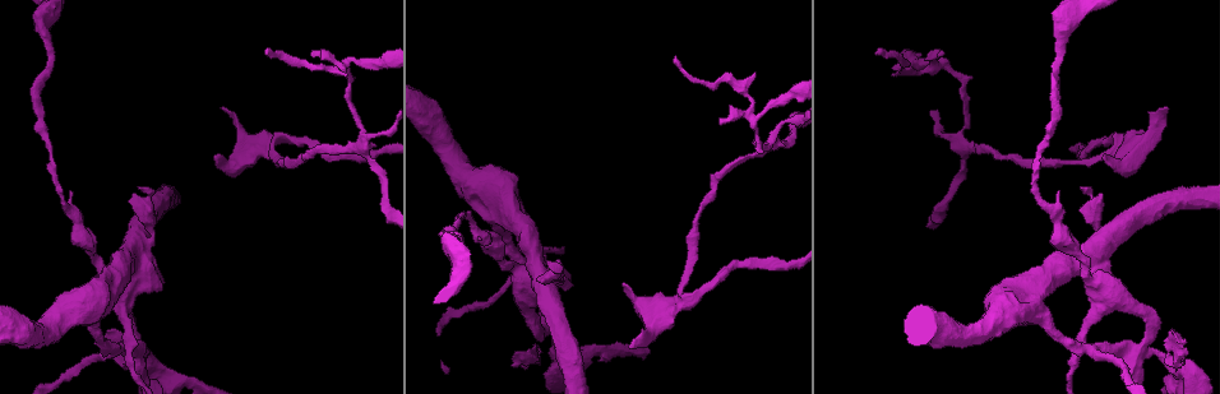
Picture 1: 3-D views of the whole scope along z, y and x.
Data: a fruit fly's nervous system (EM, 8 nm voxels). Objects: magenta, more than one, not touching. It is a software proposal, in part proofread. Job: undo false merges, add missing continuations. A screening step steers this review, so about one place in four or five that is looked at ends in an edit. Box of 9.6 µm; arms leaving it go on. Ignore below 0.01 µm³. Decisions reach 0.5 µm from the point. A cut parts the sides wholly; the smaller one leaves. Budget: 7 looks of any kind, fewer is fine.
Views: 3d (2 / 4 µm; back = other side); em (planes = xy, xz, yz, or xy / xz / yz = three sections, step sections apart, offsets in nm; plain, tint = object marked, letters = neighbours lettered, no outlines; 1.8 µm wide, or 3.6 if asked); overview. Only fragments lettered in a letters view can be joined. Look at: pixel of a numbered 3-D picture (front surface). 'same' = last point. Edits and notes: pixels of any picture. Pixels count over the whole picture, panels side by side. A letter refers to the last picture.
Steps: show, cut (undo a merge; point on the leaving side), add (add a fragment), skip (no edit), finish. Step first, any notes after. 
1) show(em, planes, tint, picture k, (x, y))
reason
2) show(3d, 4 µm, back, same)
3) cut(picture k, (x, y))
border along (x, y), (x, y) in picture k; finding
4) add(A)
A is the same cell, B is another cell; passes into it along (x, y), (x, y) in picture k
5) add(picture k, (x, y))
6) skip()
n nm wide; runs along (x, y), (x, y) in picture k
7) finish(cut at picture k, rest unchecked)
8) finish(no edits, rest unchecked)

show(em, planes, plain, picture 1, (267, 54))
free end

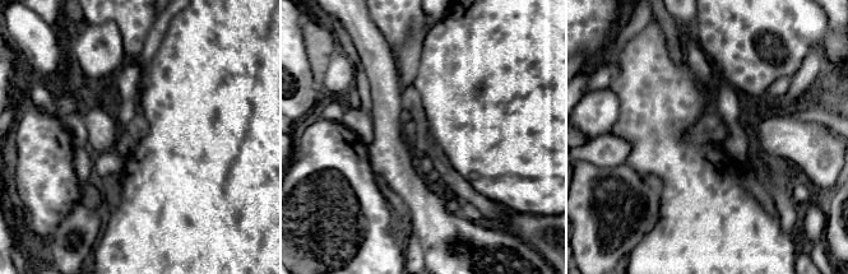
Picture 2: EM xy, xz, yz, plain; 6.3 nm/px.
show(em, planes, tint, same)

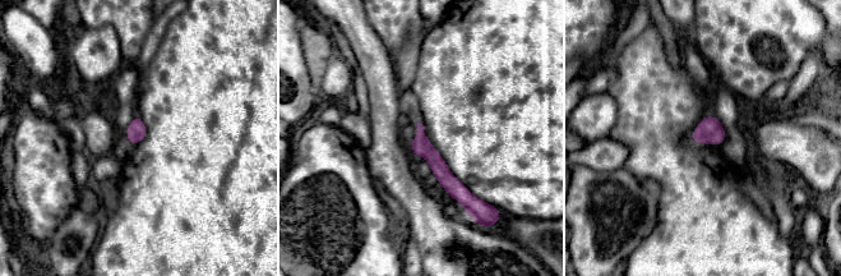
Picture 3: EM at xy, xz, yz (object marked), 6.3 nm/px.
show(em, planes, letters, same)
see the neighbours

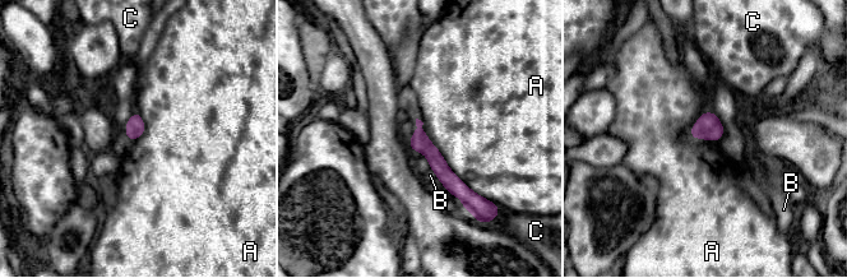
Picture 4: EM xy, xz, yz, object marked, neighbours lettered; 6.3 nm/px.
skip()
A touches over 650 nm; A, B and C are other cells; border along (416, 117), (445, 163), (482, 198) in picture 4; no lettered fragment goes on from it

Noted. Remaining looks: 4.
show(em, planes, tint, picture 1, (664, 312))
looks like a crossing

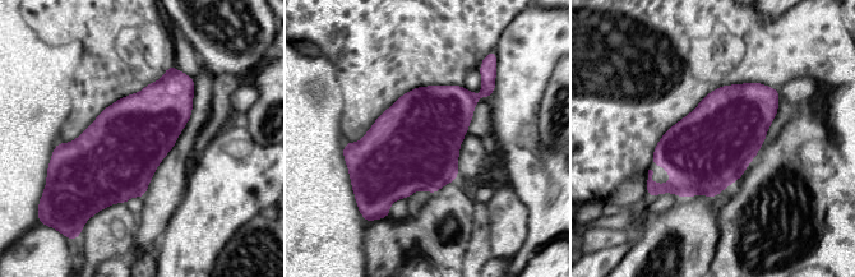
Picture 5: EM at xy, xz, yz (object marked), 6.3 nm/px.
show(em, planes, letters, same)
what lies round it

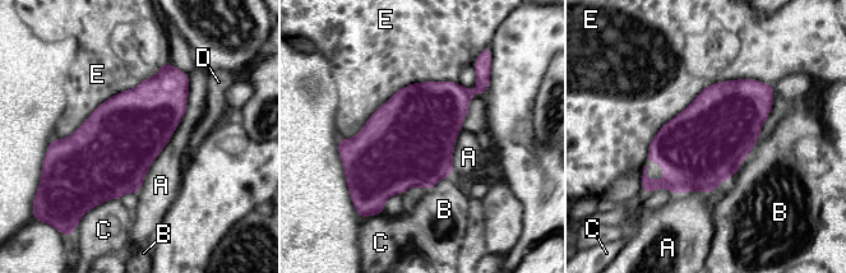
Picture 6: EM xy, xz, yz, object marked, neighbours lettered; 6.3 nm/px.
skip()
A, B, C, D and E are other cells; border along (189, 74), (185, 114), (137, 193) in picture 6; one cell here

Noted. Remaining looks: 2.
show(em, planes, letters, picture 1, (1185, 348))
free end

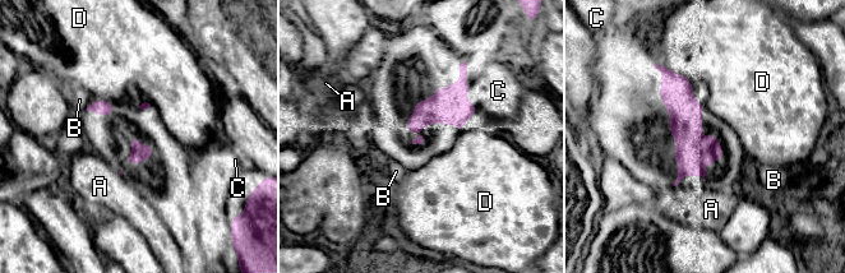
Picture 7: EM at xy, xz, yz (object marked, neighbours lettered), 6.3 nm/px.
skip()
D touches over 200 nm; A, B, C and D are other cells; runs along (665, 73), (701, 172) in picture 7; no lettered fragment goes on from it

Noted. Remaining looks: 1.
finish(no edits, rest unchecked)

